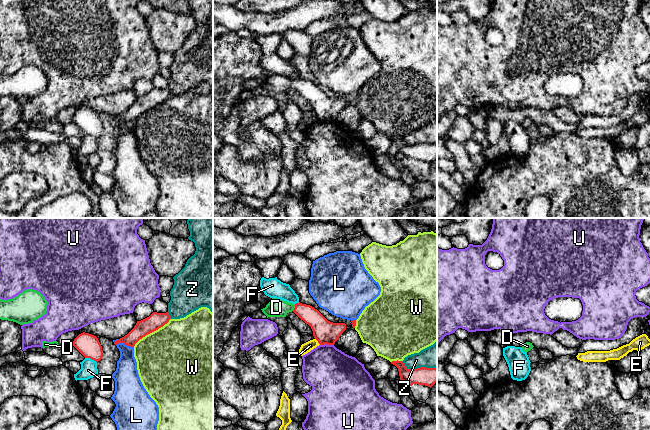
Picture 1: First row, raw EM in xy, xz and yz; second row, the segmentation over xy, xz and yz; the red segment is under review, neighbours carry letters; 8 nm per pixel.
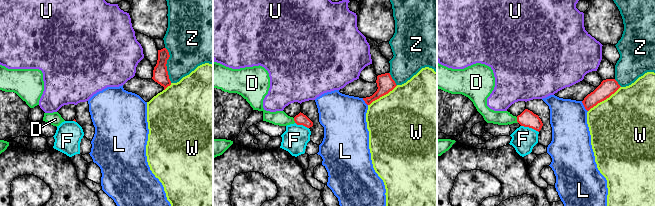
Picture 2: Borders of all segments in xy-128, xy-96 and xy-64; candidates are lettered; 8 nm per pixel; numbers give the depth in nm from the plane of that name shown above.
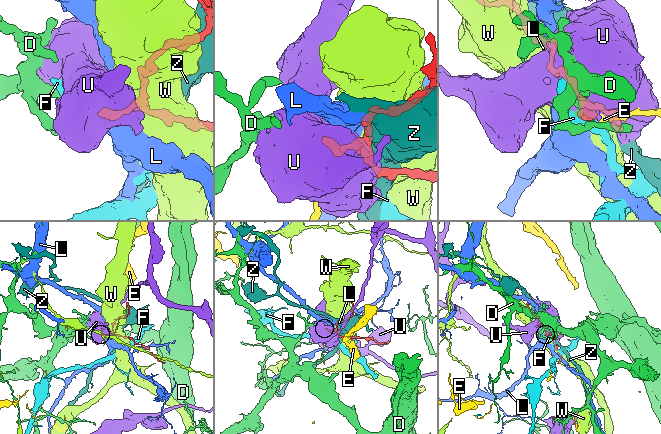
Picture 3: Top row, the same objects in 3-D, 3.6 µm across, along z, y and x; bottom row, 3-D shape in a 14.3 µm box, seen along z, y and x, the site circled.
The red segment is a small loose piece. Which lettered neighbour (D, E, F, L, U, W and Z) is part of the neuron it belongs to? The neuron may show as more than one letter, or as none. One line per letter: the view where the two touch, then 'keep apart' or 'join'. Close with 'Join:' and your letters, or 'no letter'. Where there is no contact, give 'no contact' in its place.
D: contact in xz; join
E: contact in xz; keep apart
F: contact in xy; keep apart
L: contact in xy; keep apart
U: contact in xz; keep apart
W: contact in xy; keep apart
Z: contact in xz; keep apart
Join: D

